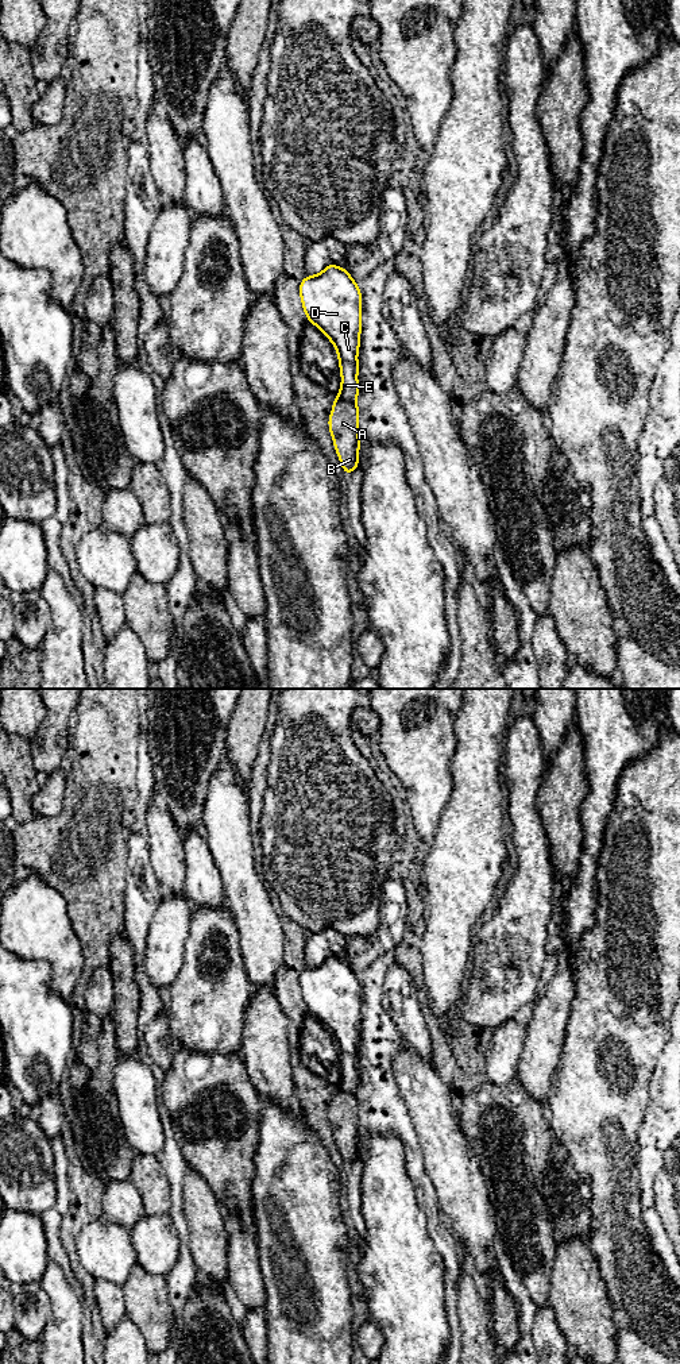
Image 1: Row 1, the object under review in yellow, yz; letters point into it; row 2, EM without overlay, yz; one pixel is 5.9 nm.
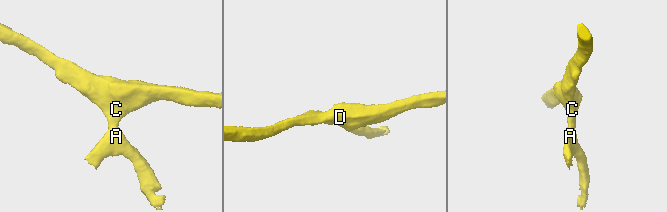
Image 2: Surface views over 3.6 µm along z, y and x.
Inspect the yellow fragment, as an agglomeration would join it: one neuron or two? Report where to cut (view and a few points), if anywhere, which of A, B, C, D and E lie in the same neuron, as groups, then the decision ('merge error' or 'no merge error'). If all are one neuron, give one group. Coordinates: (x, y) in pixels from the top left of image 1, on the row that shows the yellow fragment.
yz (337, 397), (355, 404) | A B / C D E | merge error

